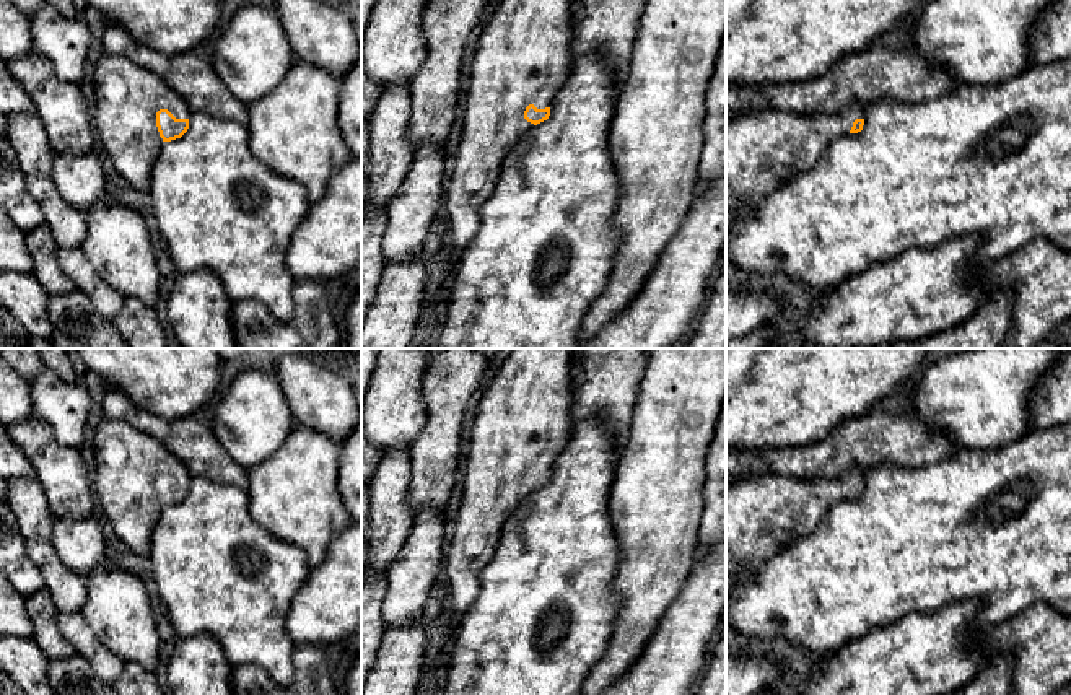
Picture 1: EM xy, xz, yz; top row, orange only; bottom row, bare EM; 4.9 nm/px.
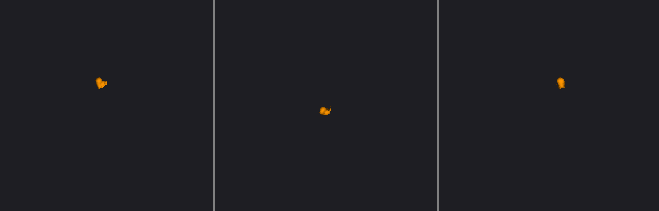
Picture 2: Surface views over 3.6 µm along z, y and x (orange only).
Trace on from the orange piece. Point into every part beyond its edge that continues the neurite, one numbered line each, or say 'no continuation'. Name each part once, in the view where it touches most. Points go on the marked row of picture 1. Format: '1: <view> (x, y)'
1: xy (127, 96)

